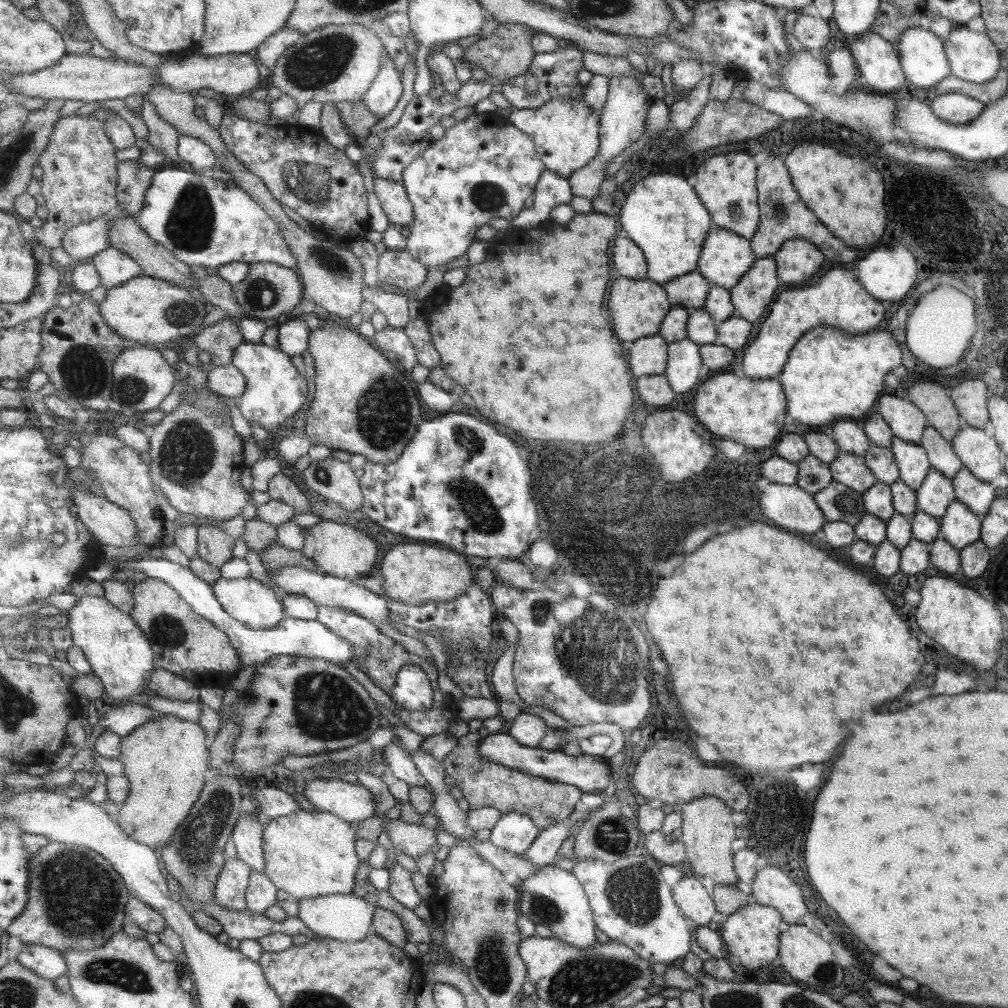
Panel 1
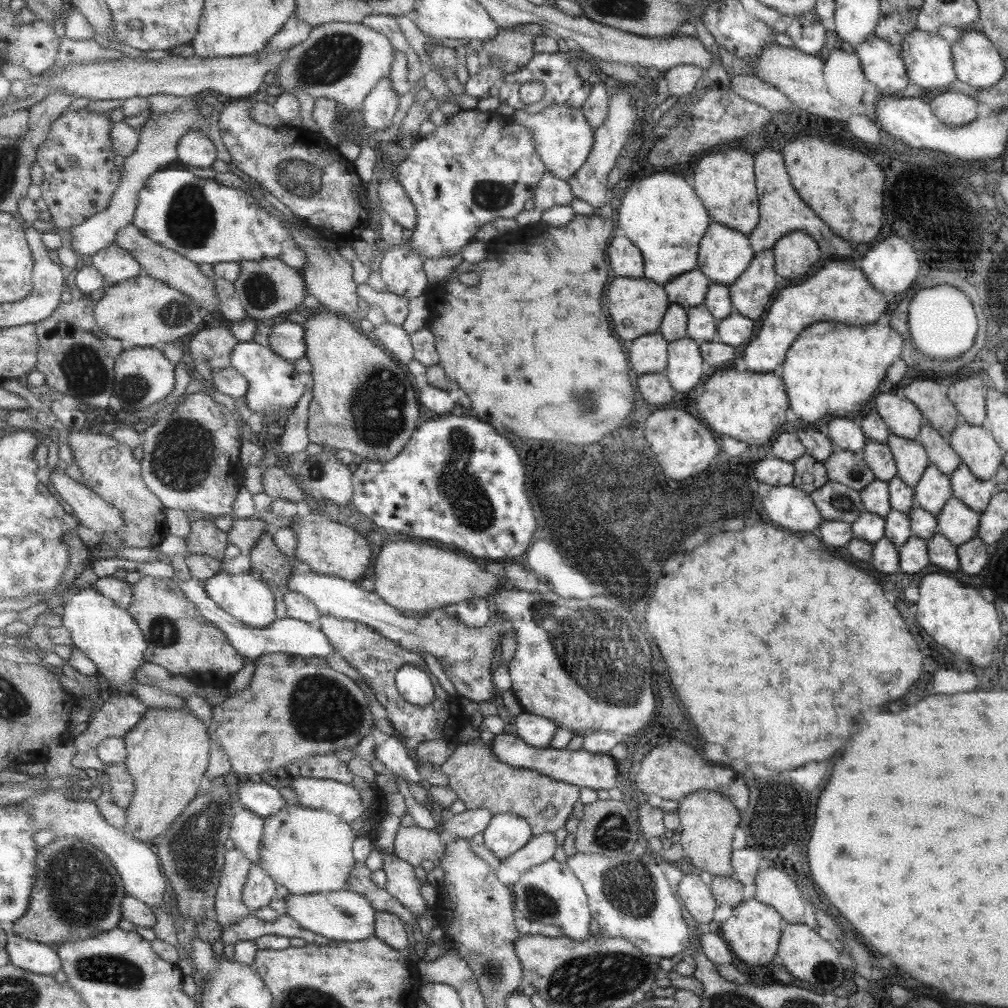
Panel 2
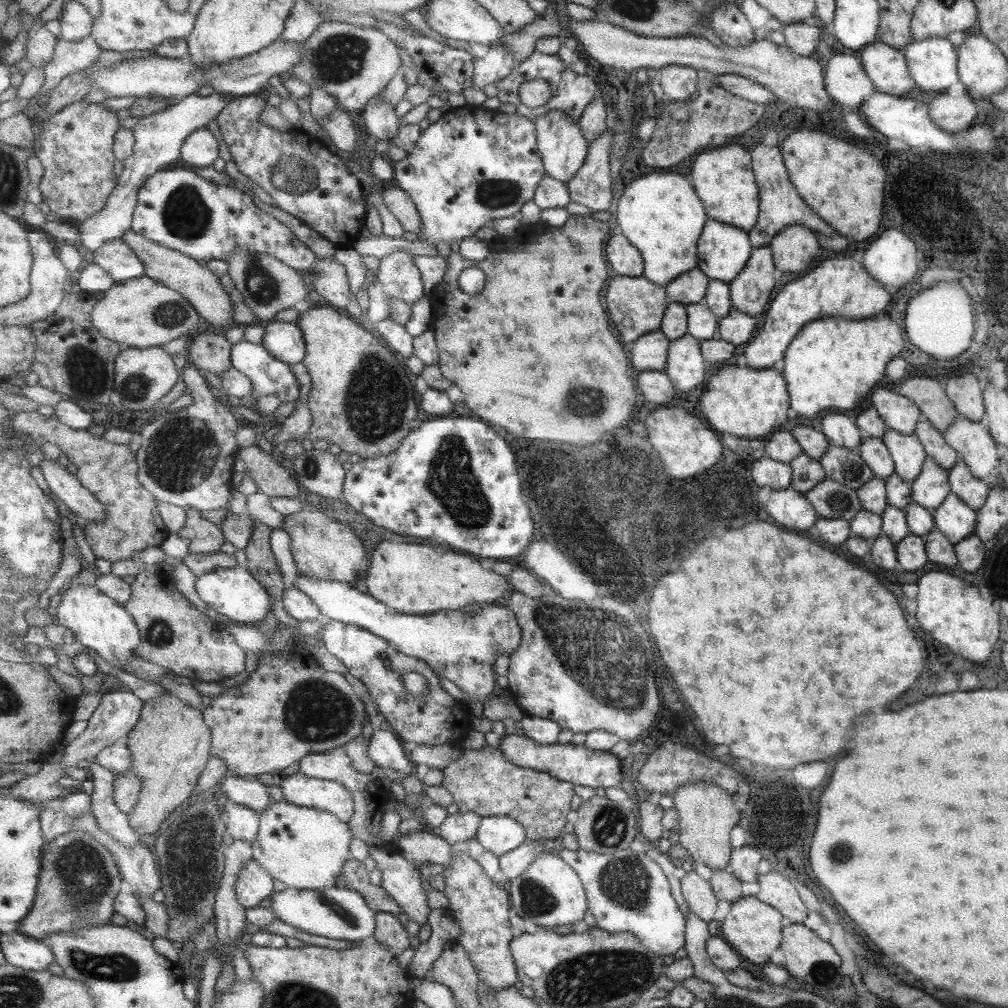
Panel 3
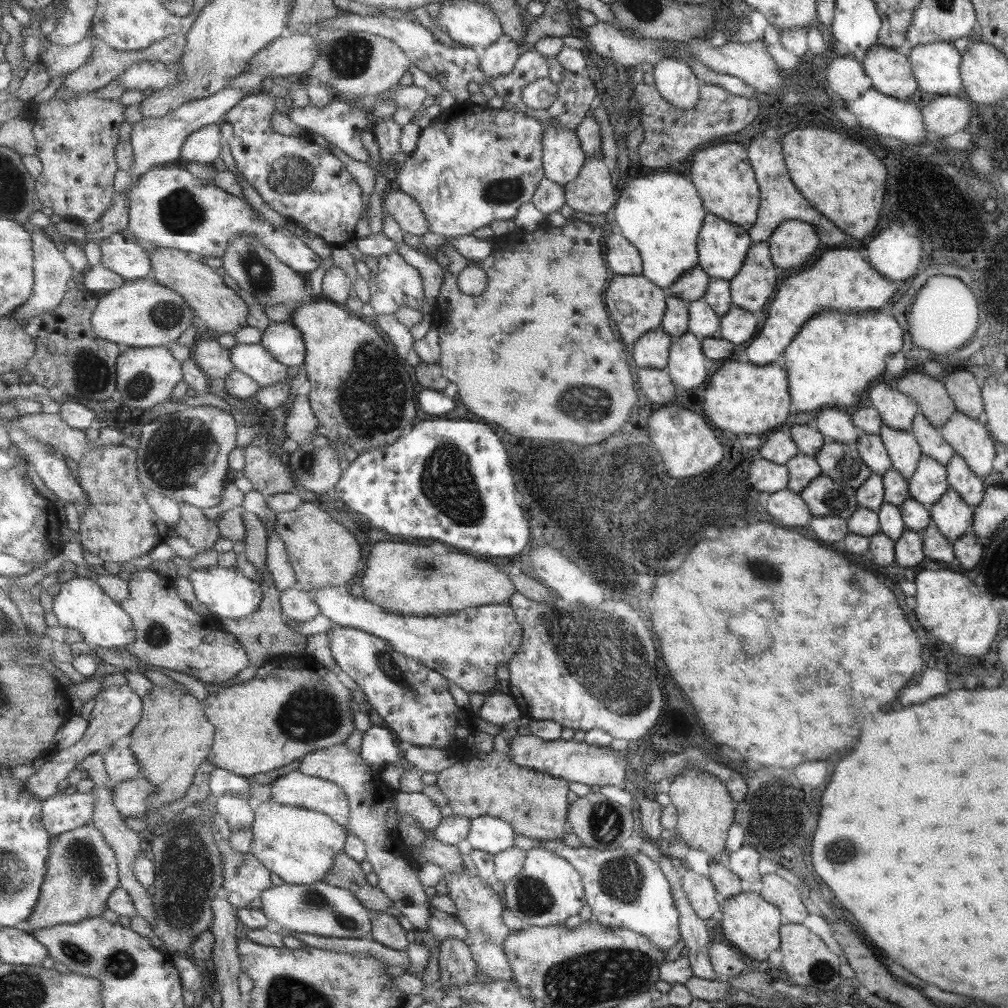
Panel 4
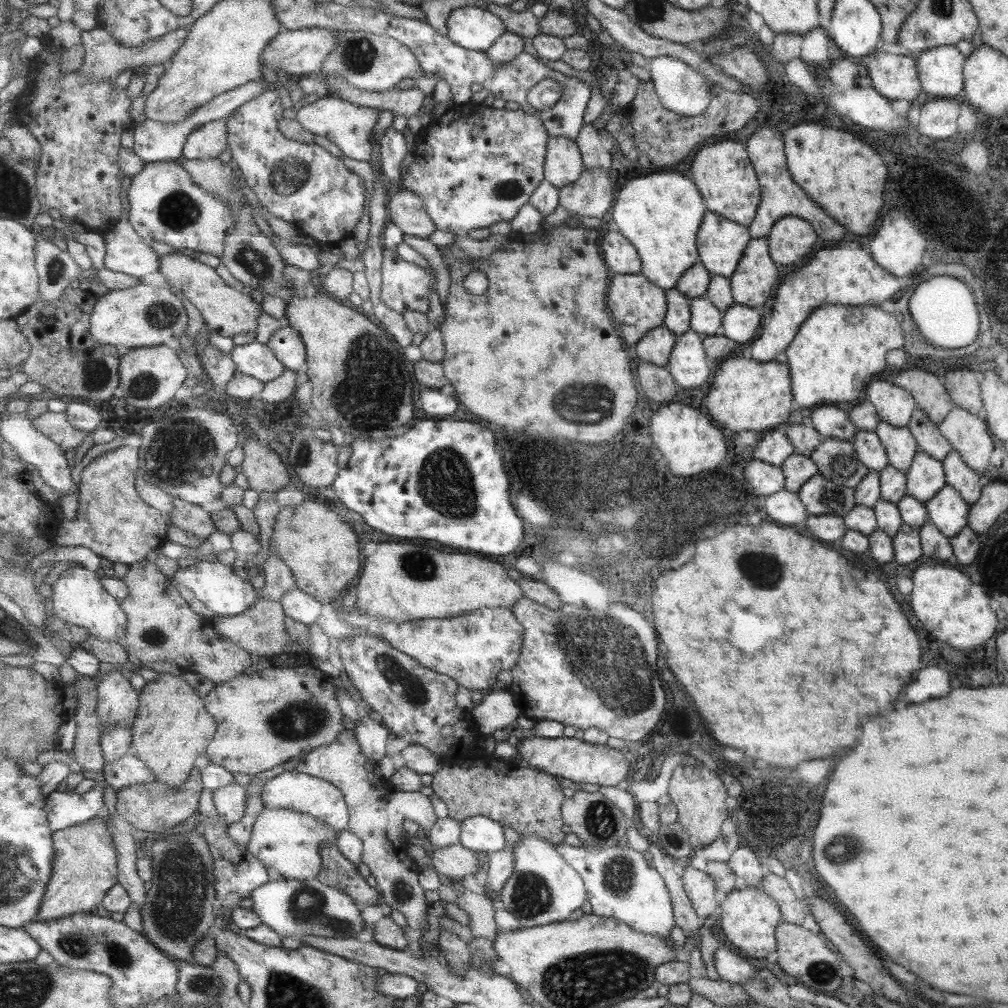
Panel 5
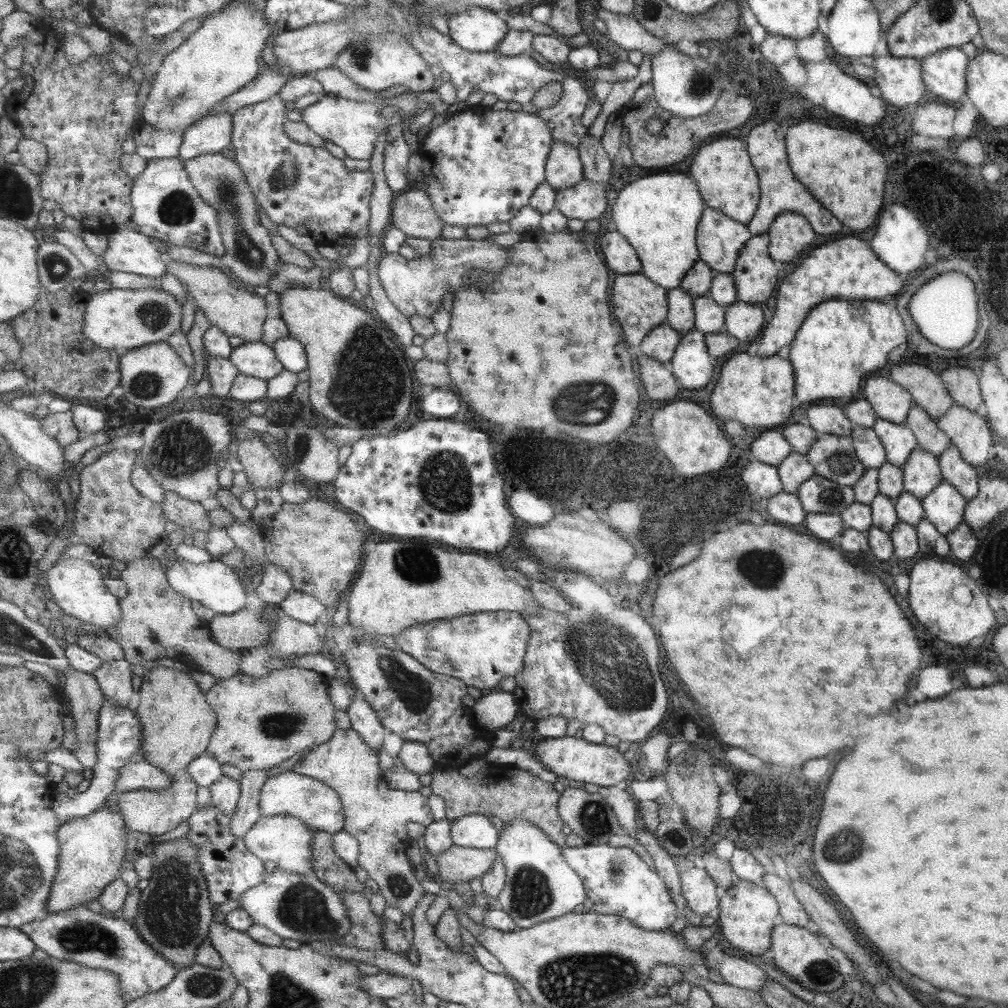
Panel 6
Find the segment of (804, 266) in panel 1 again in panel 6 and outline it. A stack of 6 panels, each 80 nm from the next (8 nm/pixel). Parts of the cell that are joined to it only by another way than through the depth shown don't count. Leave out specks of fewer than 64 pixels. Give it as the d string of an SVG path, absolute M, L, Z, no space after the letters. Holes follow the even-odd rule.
M783 212L774 219L767 232L769 254L779 262L793 262L793 256L797 256L815 238L813 232L805 217Z

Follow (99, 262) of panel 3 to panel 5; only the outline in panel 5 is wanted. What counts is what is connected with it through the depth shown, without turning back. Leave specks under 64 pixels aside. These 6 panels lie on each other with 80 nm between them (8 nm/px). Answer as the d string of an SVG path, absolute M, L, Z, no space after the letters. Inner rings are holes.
M127 175L127 178L123 180L123 186L121 186L121 192L123 192L123 216L121 216L121 220L119 220L118 224L113 226L113 229L109 230L104 237L104 242L106 243L104 266L109 270L140 279L145 278L145 276L149 276L149 274L160 272L161 249L154 244L147 246L147 244L145 244L145 240L135 232L133 226L130 224L130 204L128 198L128 187L130 183L131 178Z

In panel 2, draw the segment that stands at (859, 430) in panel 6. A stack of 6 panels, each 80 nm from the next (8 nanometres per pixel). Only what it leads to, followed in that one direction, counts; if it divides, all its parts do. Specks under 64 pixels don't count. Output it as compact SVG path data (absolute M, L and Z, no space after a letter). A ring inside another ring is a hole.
M866 439L862 448L863 460L874 473L874 478L887 482L897 476L897 465L894 463L893 453L887 444Z

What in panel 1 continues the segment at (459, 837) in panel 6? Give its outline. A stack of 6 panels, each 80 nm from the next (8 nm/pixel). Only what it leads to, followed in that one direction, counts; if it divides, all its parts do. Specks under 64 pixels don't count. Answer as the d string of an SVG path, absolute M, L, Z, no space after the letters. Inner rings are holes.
M521 812L504 814L492 829L489 840L495 847L521 856L533 846L541 832L533 817Z

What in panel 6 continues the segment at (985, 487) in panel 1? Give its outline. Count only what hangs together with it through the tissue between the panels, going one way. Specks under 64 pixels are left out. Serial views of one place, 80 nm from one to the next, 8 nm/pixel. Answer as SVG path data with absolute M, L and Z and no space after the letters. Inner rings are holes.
M951 444L938 456L942 480L954 485L968 501L977 495L977 474L970 464L965 464L958 448Z

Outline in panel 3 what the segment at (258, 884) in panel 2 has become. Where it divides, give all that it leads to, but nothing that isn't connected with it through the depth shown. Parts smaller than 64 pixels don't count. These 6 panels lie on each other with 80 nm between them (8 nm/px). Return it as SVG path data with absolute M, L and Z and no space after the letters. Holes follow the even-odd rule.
M257 859L247 861L236 878L237 900L247 909L257 907L261 900L274 894L273 878Z

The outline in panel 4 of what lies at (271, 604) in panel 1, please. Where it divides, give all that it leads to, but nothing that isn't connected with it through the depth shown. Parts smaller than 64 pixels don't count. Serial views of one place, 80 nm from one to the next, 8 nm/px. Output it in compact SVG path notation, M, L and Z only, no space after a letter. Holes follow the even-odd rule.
M207 565L205 568L188 570L188 579L192 582L196 598L208 607L212 616L242 619L260 607L264 595L263 586L257 579L245 577L240 565L231 568Z

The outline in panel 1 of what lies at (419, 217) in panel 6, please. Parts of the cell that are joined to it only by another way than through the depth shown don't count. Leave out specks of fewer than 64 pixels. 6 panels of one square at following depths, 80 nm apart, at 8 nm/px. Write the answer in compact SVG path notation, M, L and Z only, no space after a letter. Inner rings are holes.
M376 177L375 184L377 196L390 222L410 228L415 221L415 210L404 182Z

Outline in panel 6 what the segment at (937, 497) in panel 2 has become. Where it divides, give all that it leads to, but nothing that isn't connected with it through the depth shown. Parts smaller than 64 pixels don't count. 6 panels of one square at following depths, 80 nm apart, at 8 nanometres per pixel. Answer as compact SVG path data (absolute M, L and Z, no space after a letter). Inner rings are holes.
M917 446L903 463L902 487L915 498L923 499L941 483L941 466L938 457Z

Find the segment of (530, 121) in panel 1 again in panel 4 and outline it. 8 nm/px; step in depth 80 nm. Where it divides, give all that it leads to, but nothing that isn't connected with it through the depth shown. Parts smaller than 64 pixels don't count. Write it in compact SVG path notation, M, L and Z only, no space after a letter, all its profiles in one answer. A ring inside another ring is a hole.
M553 122L547 127L546 132L544 132L544 144L544 168L546 169L546 177L561 186L578 180L578 176L581 174L588 158L586 157L586 152L583 150L576 130L560 128L556 122Z

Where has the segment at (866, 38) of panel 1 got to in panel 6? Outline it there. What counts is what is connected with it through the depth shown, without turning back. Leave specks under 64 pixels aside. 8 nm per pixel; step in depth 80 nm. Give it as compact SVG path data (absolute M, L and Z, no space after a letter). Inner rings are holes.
M879 56L874 60L875 74L870 83L880 90L885 104L893 106L911 106L923 92L925 85L921 82L922 66L914 58Z

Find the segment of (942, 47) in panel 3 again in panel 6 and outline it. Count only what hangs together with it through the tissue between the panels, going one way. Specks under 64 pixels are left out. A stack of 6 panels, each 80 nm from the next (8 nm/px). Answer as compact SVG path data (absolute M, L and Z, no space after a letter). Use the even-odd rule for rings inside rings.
M947 48L938 54L926 56L921 60L922 72L927 88L935 96L939 96L942 103L958 105L959 98L966 94L966 75L968 60L960 48Z

